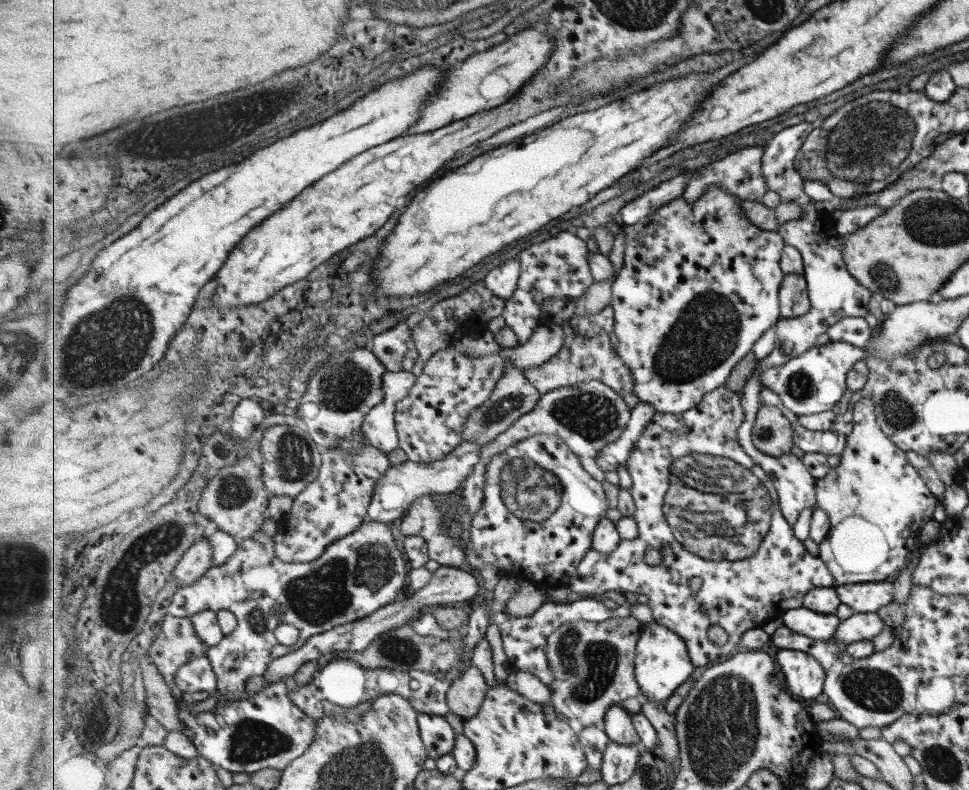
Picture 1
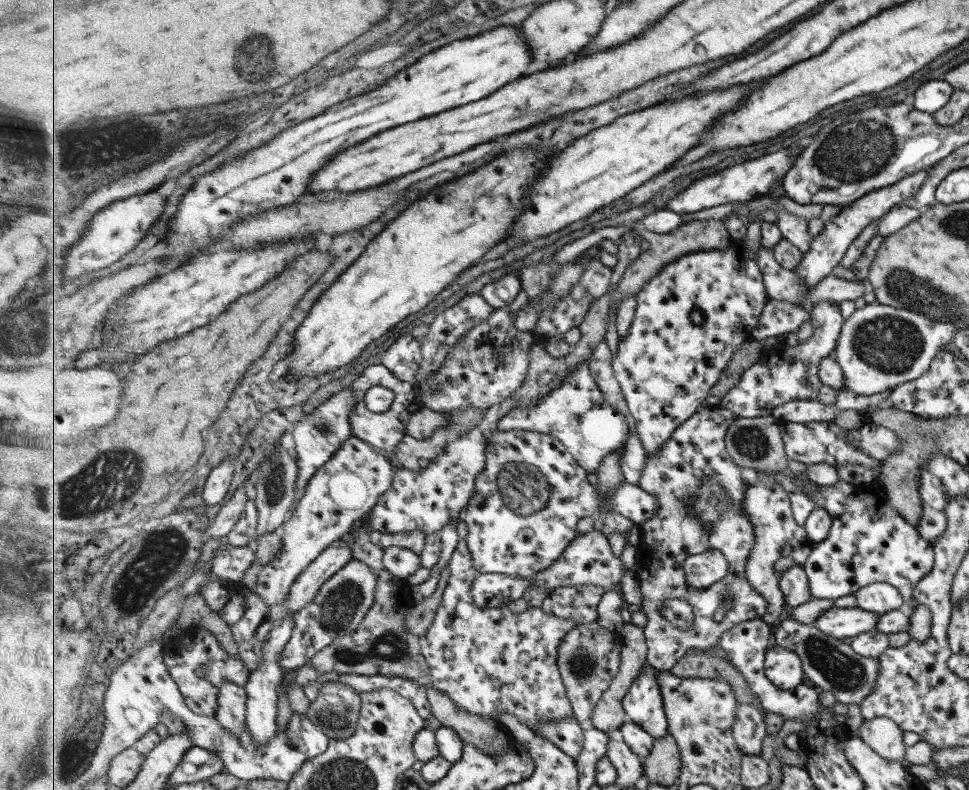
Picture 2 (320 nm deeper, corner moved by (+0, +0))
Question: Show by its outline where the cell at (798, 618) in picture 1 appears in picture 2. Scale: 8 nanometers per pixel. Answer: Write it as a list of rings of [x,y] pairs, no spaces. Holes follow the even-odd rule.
[[[833,607],[821,612],[813,624],[818,630],[832,638],[848,641],[859,634],[874,630],[878,614],[860,608]]]

